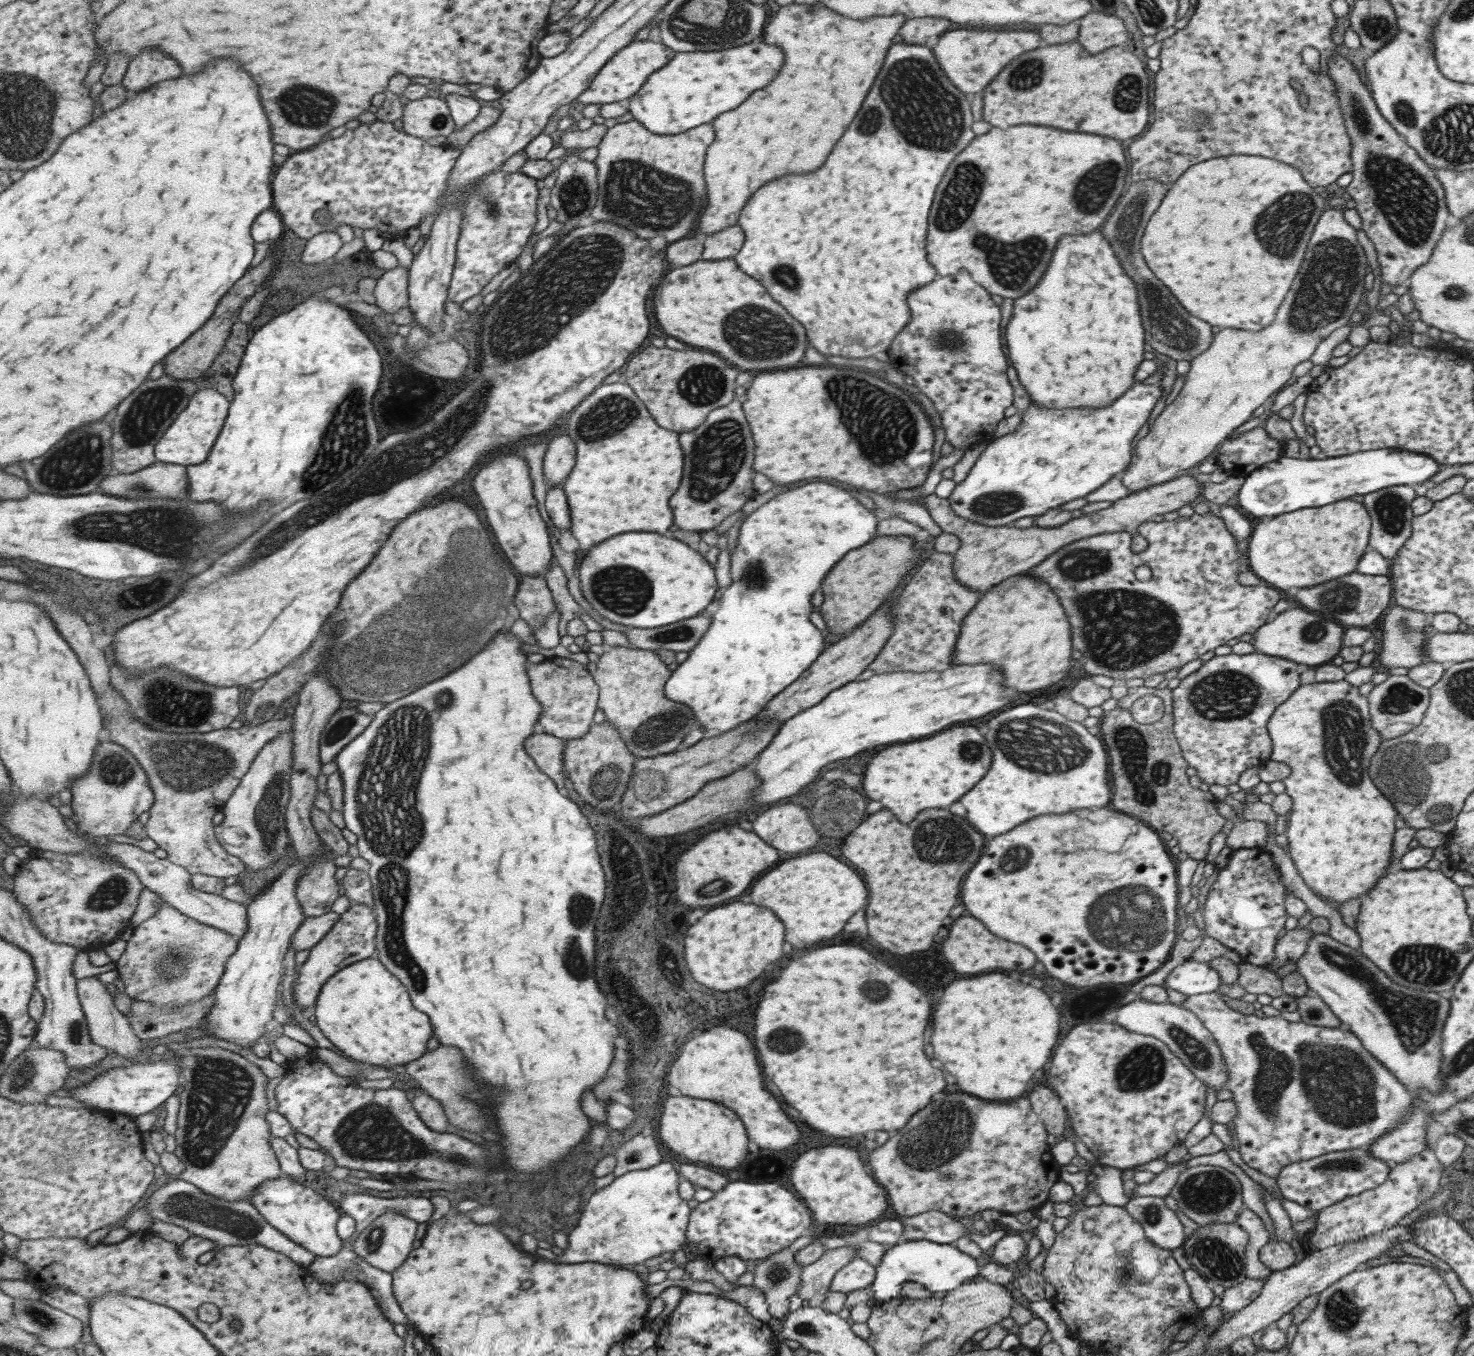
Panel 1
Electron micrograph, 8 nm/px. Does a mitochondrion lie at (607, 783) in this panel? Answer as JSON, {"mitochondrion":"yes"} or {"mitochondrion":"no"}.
{"mitochondrion":"yes"}

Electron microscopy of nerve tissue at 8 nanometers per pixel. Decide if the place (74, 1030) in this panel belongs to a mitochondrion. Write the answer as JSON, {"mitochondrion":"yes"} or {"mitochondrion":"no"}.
{"mitochondrion":"yes"}

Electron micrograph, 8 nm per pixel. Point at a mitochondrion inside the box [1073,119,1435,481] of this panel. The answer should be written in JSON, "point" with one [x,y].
{"point":[1331,278]}

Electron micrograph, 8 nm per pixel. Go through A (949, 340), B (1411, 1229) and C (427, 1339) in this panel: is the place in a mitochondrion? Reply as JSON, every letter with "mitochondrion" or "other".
{"A":"mitochondrion","B":"other","C":"other"}

